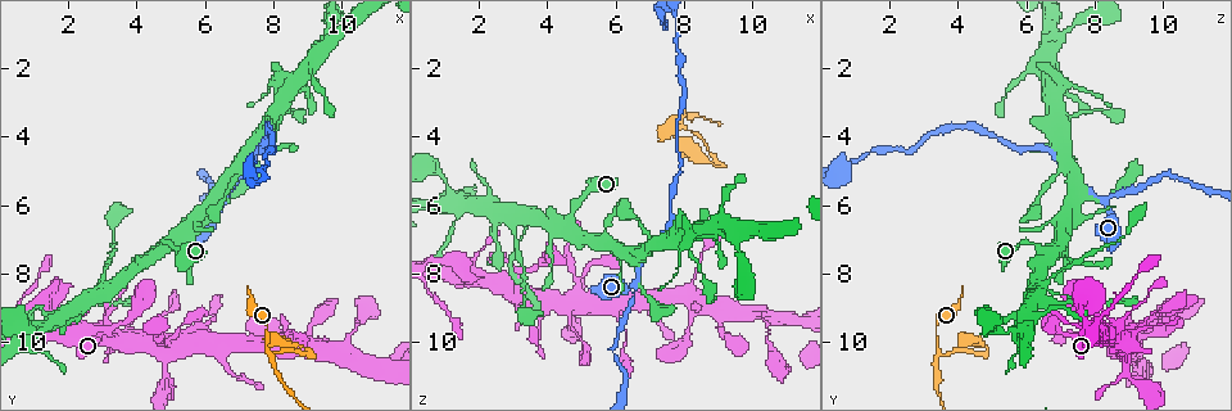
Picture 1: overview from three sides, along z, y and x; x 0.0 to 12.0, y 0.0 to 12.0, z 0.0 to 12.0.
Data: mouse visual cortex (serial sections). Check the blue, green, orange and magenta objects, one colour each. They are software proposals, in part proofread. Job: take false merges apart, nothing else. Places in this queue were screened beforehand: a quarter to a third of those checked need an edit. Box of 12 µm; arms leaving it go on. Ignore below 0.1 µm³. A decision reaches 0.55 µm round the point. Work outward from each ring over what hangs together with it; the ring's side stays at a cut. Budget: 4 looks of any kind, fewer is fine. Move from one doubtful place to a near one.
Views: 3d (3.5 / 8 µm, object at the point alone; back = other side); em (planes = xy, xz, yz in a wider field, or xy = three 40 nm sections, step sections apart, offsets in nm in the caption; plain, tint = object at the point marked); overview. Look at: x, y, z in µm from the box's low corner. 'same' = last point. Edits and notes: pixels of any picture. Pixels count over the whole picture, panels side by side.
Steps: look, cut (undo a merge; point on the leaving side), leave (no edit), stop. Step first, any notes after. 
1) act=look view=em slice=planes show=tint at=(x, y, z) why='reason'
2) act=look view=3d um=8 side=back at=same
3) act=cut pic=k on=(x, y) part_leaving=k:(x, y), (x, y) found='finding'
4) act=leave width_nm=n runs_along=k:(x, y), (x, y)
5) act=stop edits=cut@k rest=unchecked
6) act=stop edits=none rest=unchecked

act=look view=3d um=3.5 at=(3.4, 8.4, 6.3) why='arms part here'

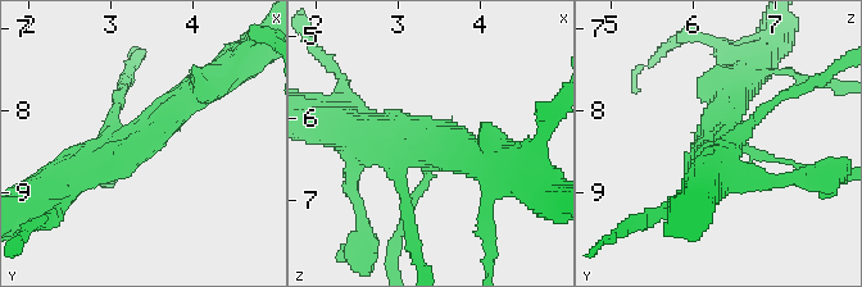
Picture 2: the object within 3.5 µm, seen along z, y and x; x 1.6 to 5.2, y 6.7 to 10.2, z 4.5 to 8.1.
act=look view=em slice=xy step=5 show=tint at=(3.35, 8.40, 6.25) why='now the EM'

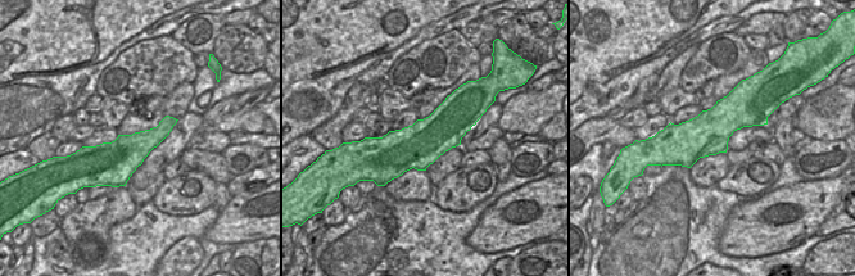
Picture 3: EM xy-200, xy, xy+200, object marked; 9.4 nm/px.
act=look view=em slice=planes show=tint at=same

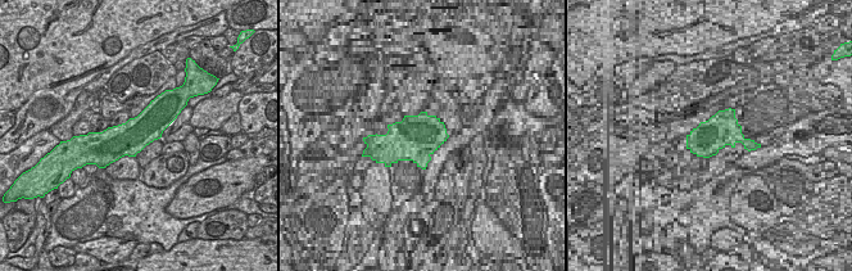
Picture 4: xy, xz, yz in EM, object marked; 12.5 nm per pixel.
act=leave runs_along=2:(202, 90), (146, 141), (63, 177) found='continuous, no second cell'

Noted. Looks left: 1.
act=look view=3d um=3.5 at=(7.8, 10.4, 3.4) why='two arms in line, one across'

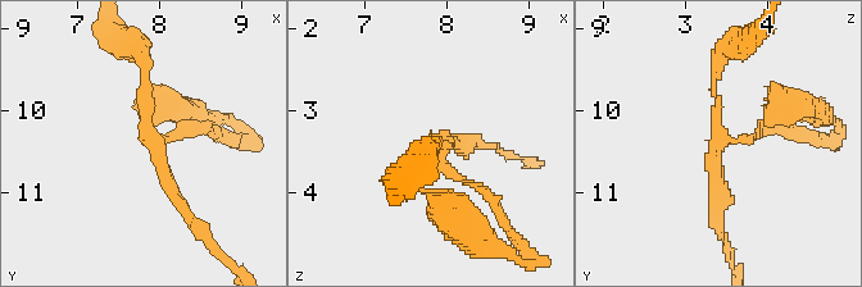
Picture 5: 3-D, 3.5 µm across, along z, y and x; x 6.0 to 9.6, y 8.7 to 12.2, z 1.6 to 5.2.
act=cut pic=5 on=(164, 114) part_leaving=5:(439, 154), (494, 200), (517, 240) found='a second cell is stuck on'

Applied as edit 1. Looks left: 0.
act=stop edits=cut@5 rest=unchecked

